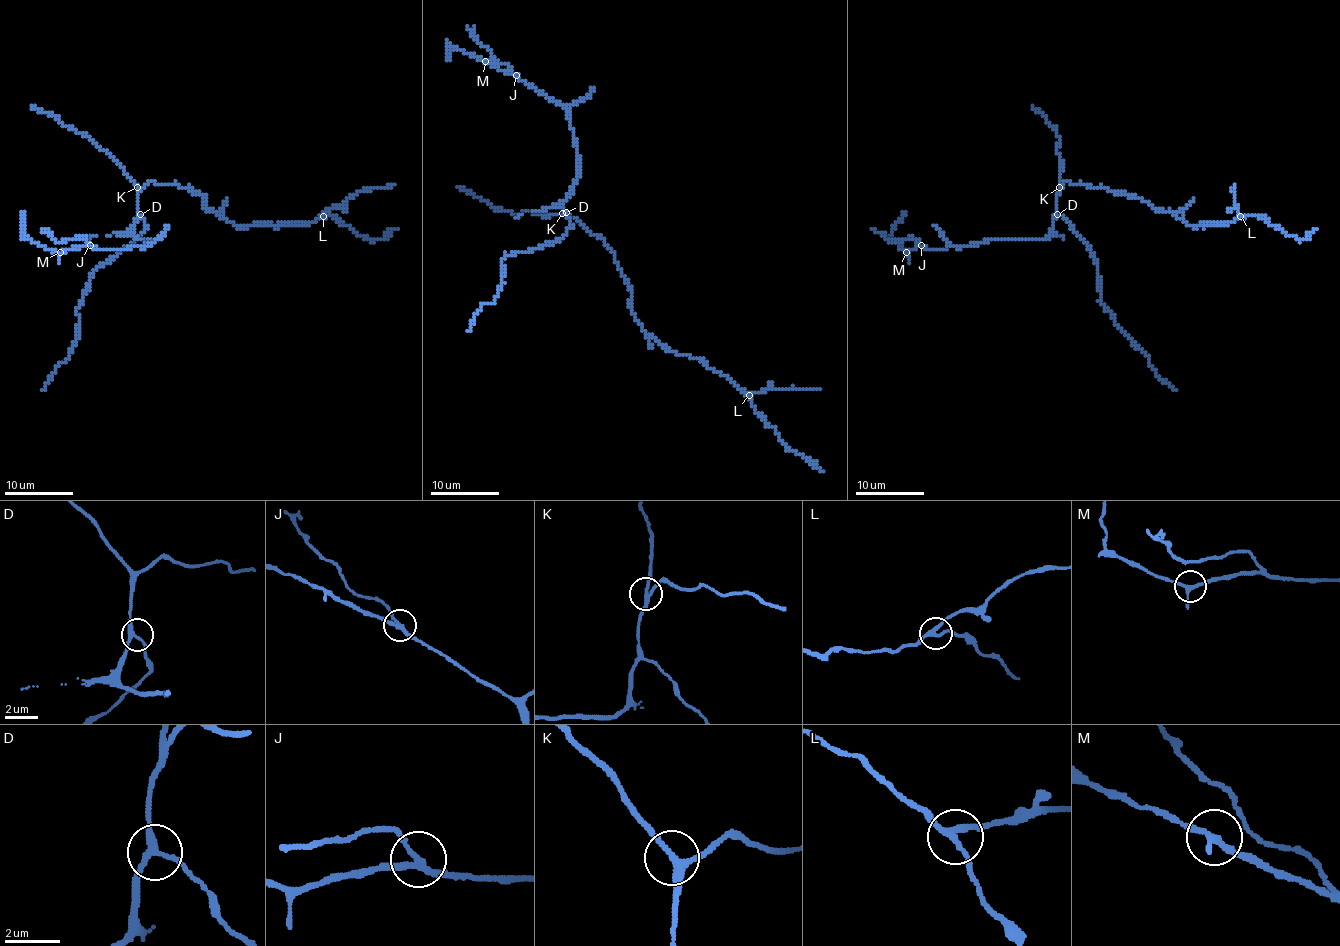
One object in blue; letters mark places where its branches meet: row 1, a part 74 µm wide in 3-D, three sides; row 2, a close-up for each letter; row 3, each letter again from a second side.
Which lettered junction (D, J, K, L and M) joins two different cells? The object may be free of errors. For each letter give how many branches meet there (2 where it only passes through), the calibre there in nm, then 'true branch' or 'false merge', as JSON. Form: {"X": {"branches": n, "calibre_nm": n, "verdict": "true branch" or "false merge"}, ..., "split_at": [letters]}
{"D": {"branches": 3, "calibre_nm": 220, "verdict": "true branch"}, "J": {"branches": 3, "calibre_nm": 200, "verdict": "false merge"}, "K": {"branches": 3, "calibre_nm": 200, "verdict": "true branch"}, "L": {"branches": 3, "calibre_nm": 200, "verdict": "true branch"}, "M": {"branches": 3, "calibre_nm": 190, "verdict": "true branch"}, "split_at": ["J"]}

